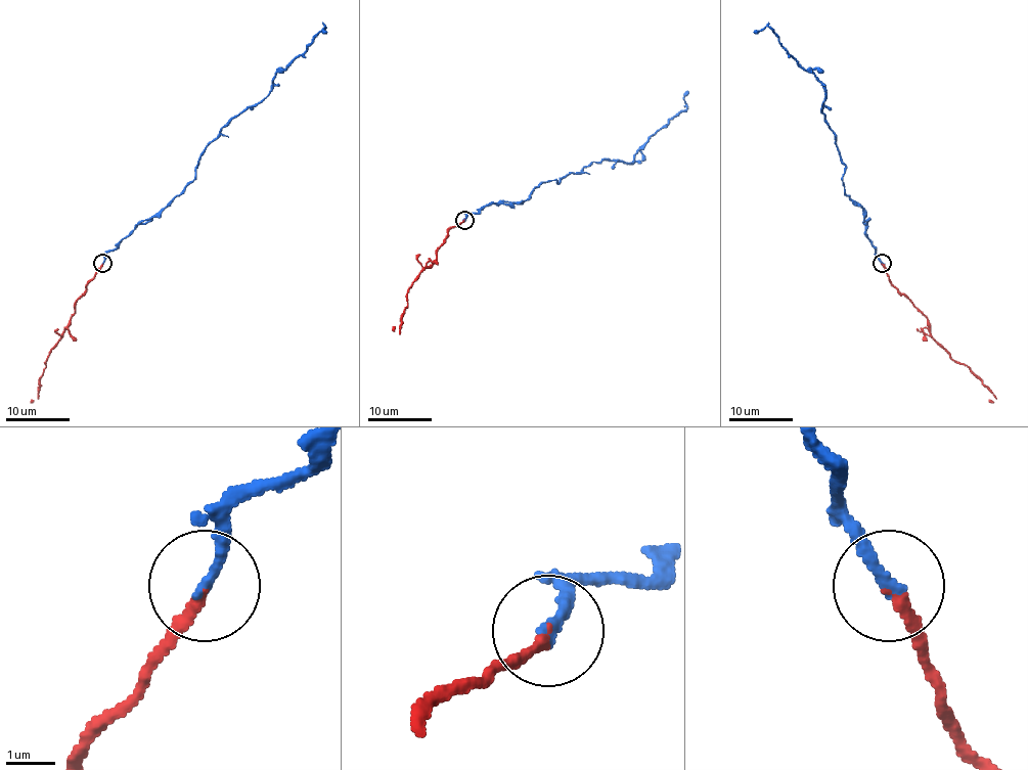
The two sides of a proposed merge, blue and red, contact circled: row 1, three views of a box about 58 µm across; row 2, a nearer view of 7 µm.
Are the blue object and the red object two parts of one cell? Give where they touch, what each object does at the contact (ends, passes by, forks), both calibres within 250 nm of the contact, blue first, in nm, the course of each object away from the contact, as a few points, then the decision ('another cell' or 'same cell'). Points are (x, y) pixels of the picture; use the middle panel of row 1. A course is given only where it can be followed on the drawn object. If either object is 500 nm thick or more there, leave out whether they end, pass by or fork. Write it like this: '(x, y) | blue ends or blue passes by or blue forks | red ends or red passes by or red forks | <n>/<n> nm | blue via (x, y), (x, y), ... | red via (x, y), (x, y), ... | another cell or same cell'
(464, 220) | blue ends | red ends | 240/190 nm | blue via (463, 219), (493, 202), (522, 202), (542, 182), (594, 162), (632, 162), (685, 108), (687, 90) | red via (463, 219), (454, 225), (438, 246), (437, 260), (410, 285), (399, 333), (393, 327) | same cell

